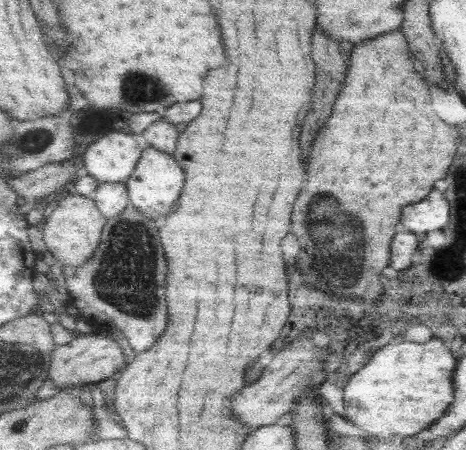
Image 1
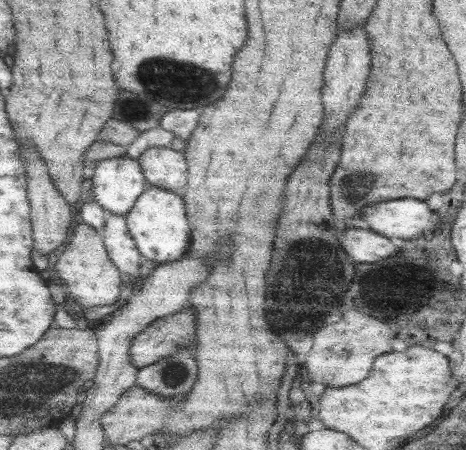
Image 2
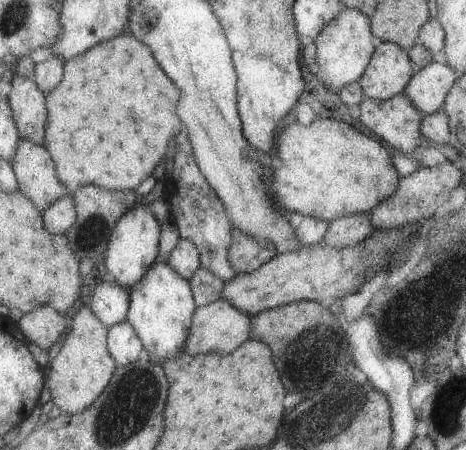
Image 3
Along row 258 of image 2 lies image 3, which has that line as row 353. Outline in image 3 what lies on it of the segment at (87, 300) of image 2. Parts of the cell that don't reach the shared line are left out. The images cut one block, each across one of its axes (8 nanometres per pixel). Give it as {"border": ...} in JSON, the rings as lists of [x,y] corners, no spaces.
{"border":[[[83,300],[77,306],[75,316],[71,318],[59,352],[55,354],[51,364],[47,364],[49,372],[45,374],[45,400],[51,400],[61,412],[69,416],[83,412],[109,386],[109,378],[113,376],[117,364],[107,350],[107,332],[107,326],[93,314],[93,310]]]}

